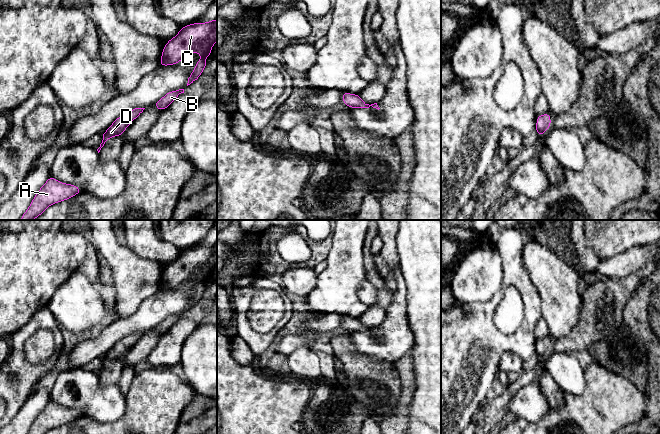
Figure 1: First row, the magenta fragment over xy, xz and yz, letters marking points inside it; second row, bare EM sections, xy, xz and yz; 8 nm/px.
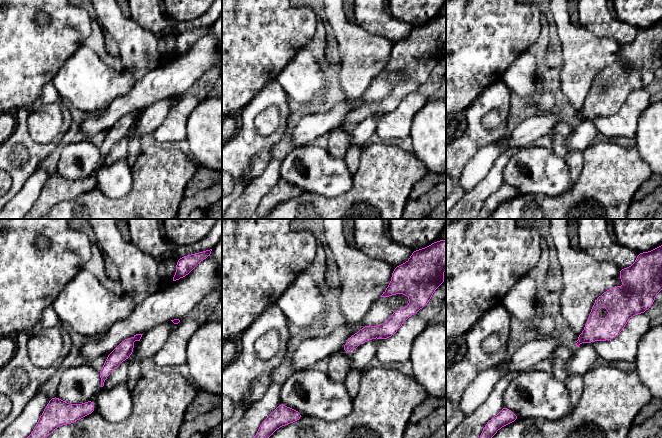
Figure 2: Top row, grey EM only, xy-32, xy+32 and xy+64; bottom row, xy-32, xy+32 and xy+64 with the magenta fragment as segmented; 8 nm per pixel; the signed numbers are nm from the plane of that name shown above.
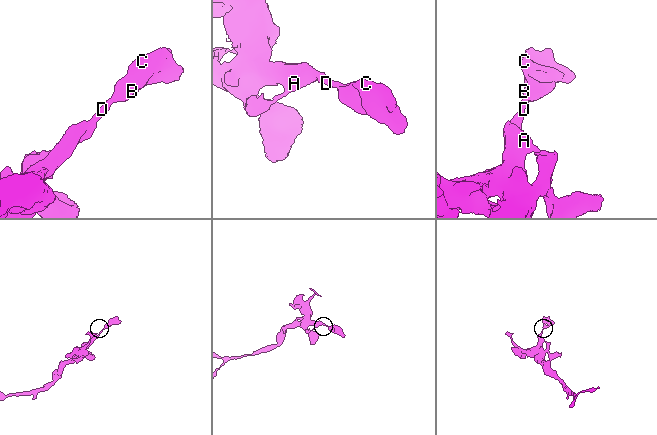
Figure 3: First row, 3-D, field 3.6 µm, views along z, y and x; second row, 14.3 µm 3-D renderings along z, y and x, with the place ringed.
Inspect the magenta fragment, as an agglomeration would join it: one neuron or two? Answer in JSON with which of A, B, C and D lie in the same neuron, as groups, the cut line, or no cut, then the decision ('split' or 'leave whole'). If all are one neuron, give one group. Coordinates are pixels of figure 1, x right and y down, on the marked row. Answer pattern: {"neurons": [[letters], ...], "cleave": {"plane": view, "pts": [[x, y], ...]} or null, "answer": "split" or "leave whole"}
{"neurons": [["A", "B", "C", "D"]], "cleave": null, "answer": "leave whole"}

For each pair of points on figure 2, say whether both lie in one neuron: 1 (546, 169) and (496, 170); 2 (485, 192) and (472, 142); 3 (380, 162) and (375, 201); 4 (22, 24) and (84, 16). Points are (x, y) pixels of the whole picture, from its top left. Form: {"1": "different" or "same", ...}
{"1": "different", "2": "different", "3": "same", "4": "same"}

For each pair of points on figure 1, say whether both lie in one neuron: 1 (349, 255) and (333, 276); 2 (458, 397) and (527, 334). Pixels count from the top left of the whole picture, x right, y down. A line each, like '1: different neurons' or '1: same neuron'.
1: same neuron
2: same neuron

